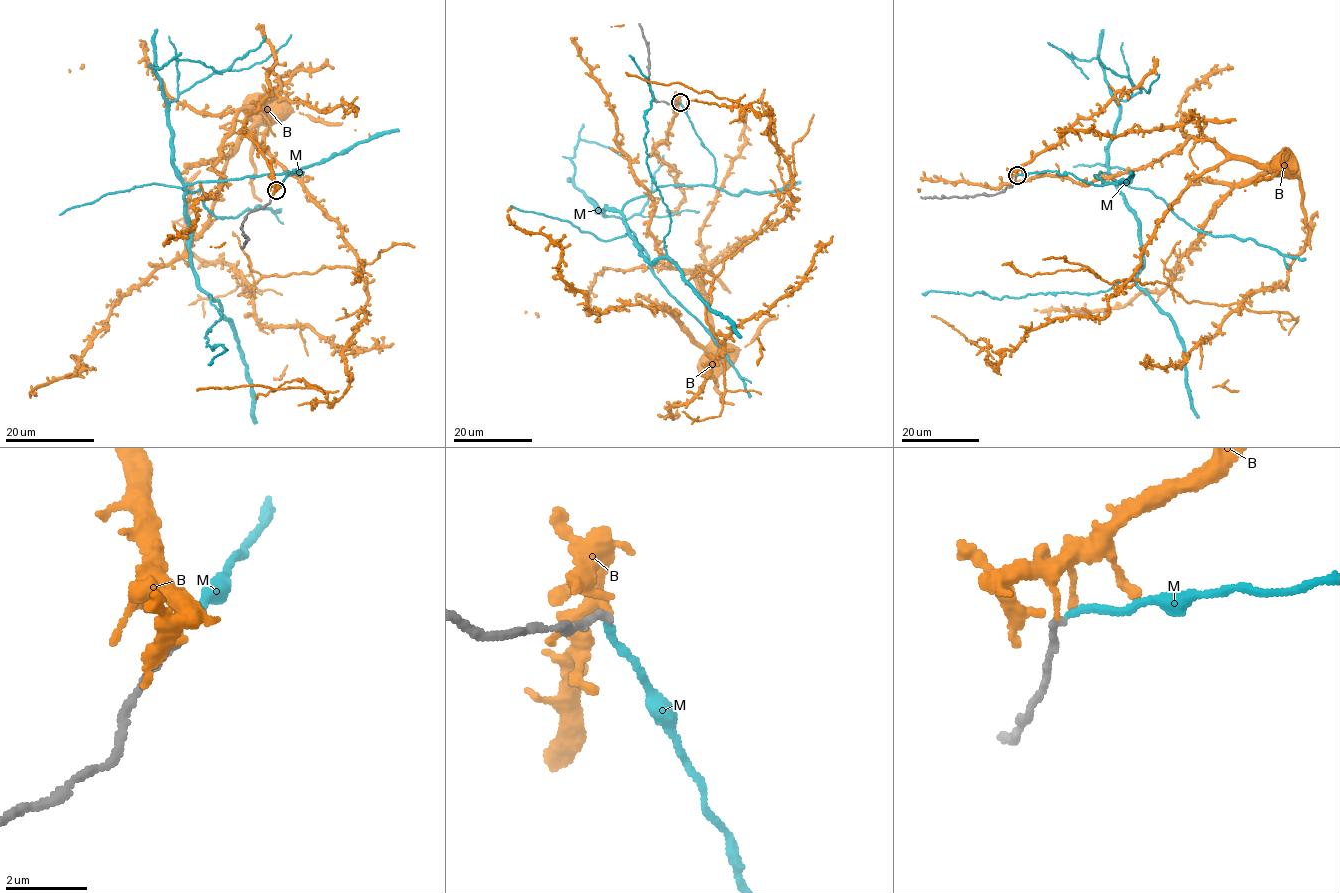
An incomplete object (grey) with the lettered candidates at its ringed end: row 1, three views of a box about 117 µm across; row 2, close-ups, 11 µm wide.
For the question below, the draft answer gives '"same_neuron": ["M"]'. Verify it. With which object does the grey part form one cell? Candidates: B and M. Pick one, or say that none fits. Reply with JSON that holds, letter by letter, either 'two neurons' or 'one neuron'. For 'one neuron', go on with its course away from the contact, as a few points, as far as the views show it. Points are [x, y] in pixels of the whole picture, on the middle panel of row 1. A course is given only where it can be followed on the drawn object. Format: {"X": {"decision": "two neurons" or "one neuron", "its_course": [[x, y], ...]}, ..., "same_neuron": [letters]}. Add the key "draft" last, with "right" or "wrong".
{"B": {"decision": "two neurons"}, "M": {"decision": "one neuron", "its_course": [[679, 102], [715, 181], [627, 201], [628, 231], [653, 263], [670, 217], [646, 161], [653, 94], [629, 55]]}, "same_neuron": ["M"], "draft": "right"}

